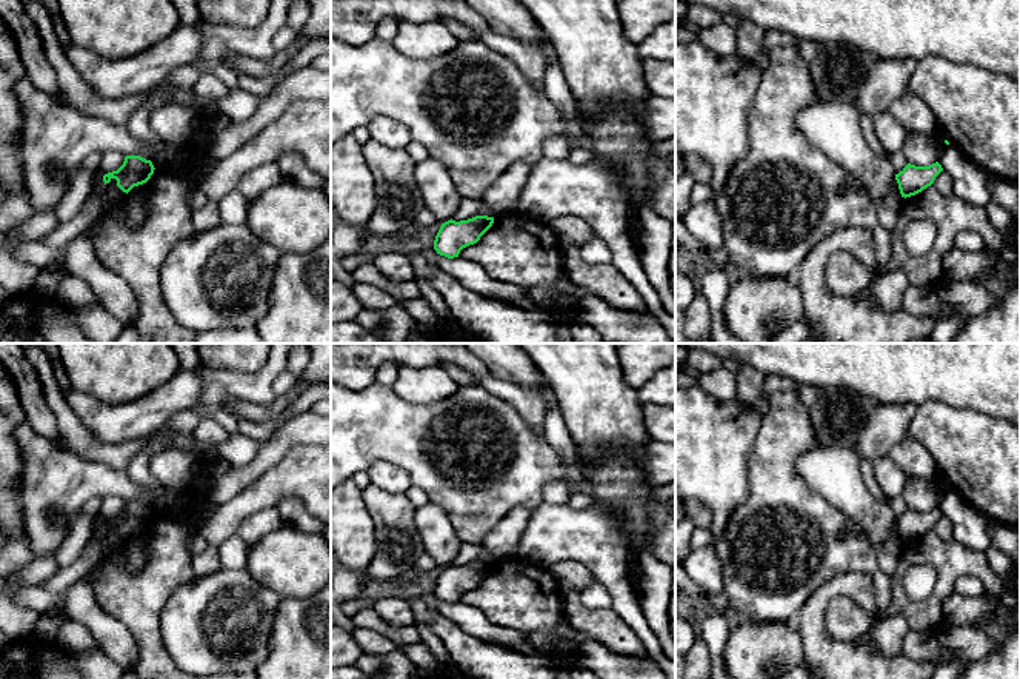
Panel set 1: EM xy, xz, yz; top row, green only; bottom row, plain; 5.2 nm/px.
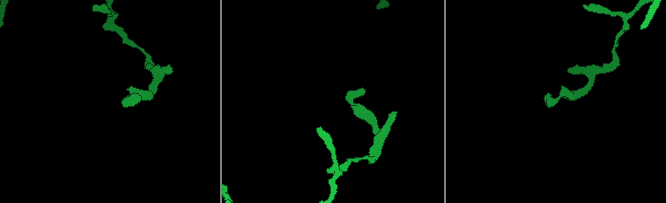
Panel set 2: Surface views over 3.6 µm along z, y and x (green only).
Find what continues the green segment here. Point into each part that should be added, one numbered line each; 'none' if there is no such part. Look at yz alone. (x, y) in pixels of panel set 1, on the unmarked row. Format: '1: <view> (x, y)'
none

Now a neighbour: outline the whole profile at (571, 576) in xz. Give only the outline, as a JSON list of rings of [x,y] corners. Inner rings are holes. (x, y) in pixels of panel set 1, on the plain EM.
[[[574,560],[557,562],[548,567],[563,591],[582,591],[597,582],[594,573],[583,564]]]

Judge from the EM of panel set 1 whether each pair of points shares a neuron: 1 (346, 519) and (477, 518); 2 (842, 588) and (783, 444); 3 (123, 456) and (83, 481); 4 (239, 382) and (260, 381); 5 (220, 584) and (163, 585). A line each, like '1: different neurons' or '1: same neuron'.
1: different neurons
2: different neurons
3: different neurons
4: same neuron
5: different neurons

